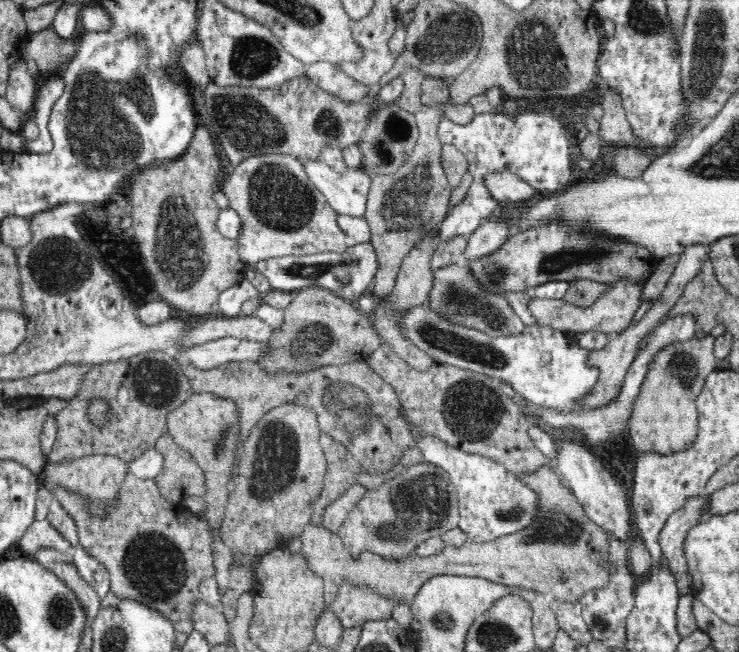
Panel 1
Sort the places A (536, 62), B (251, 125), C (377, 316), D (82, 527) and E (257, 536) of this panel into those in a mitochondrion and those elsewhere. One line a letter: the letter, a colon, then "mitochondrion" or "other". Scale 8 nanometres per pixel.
A: mitochondrion
B: mitochondrion
C: other
D: other
E: other

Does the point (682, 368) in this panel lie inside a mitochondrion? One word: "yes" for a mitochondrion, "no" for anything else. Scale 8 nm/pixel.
yes

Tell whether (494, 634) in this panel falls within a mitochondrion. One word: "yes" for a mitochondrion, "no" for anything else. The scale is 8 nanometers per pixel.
yes

